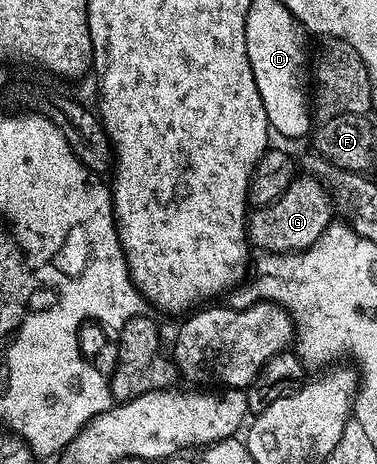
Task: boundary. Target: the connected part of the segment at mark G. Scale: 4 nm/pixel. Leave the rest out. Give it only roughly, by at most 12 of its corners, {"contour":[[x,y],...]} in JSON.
{"contour":[[297,177],[249,214],[264,253],[304,251],[334,219],[327,187]]}

